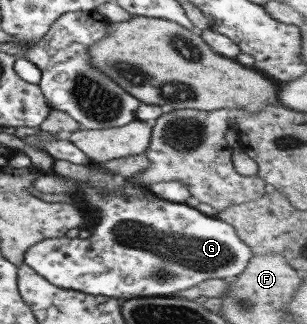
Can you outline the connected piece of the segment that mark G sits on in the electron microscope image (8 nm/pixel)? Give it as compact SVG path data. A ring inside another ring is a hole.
M55 173L37 176L33 189L39 193L64 195L77 200L78 205L95 209L97 223L87 238L49 238L41 240L23 252L23 264L28 265L46 282L64 290L115 298L117 301L137 297L172 297L173 293L191 289L207 279L235 277L245 269L252 251L237 237L234 229L223 220L207 216L183 203L170 203L155 197L147 187L117 178L119 189L109 191L93 187Z

